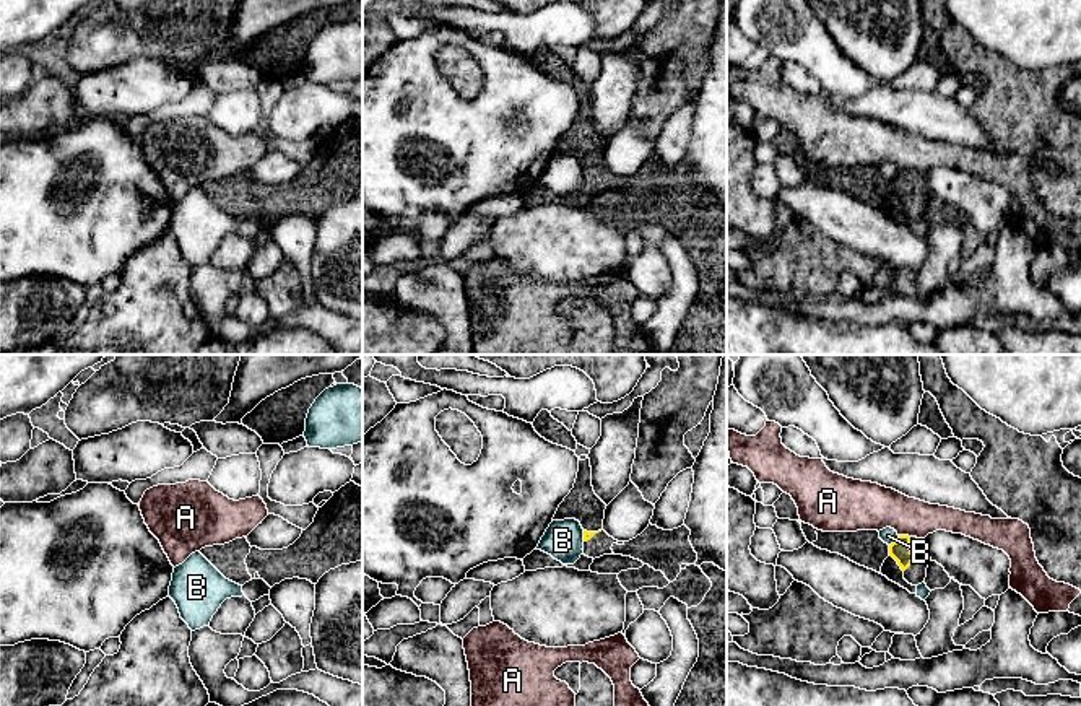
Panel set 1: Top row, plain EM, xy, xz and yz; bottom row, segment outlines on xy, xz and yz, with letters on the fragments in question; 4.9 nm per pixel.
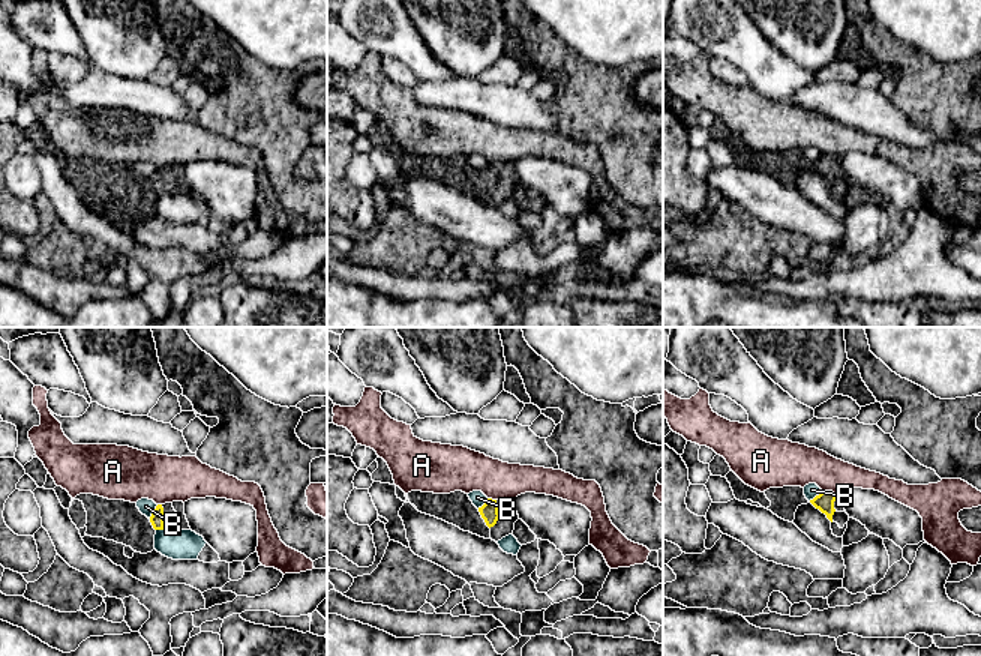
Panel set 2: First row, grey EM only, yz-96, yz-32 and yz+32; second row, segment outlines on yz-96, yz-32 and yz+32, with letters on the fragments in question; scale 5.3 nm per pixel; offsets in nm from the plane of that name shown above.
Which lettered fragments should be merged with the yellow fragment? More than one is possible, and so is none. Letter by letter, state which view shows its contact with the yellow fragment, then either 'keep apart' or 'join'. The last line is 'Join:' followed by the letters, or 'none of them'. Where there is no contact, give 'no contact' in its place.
A: yz | keep apart
B: yz | keep apart
Join: none of them

